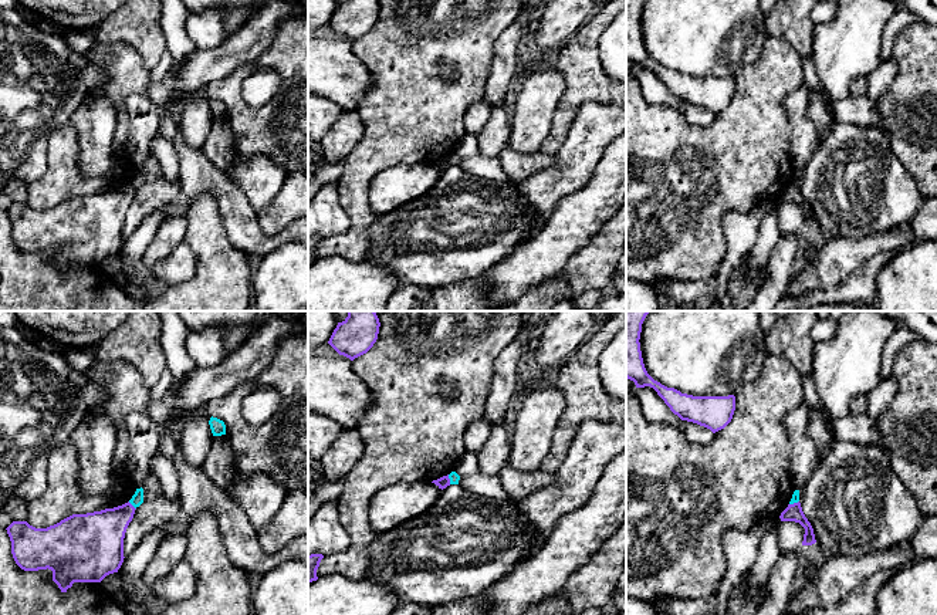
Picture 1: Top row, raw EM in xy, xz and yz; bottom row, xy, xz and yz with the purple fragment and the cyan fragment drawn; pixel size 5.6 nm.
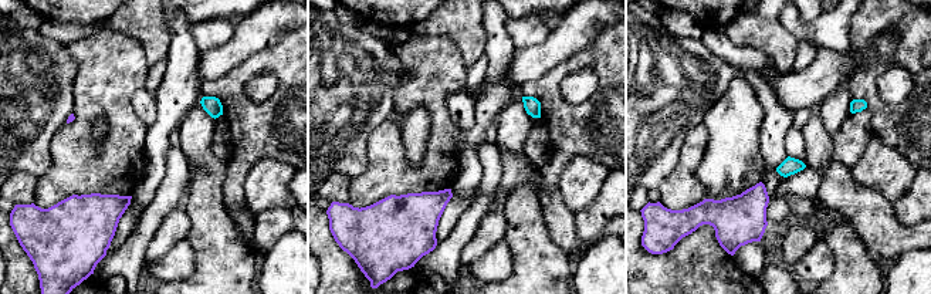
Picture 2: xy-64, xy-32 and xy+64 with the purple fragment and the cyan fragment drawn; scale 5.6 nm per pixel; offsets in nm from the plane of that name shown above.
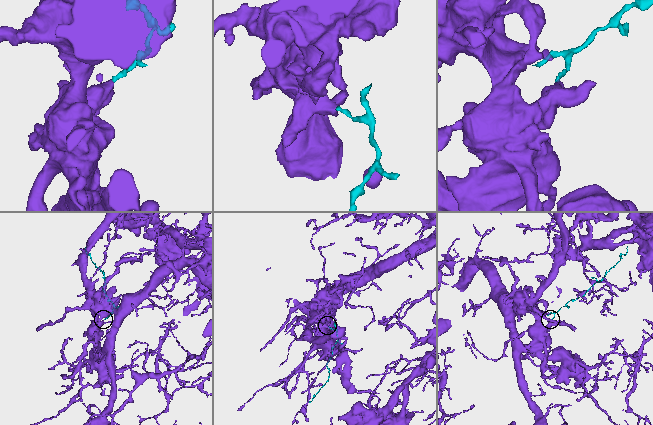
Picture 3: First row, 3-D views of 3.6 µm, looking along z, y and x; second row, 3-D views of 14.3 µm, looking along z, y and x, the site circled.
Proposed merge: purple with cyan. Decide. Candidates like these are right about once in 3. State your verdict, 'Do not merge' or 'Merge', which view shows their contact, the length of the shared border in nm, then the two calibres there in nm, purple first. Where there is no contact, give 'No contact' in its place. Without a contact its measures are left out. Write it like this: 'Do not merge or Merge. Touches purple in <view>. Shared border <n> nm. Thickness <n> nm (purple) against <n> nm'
Merge. Touches purple in xy. Shared border 60 nm. Thickness 280 nm (purple) against 70 nm

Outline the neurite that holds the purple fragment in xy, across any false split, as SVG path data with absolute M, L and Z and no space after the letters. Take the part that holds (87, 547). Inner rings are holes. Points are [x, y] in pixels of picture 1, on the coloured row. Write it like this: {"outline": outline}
{"outline": "M143 489L118 507L72 514L47 528L13 521L6 530L16 564L24 571L51 570L61 592L74 582L101 582L124 562L124 538Z"}

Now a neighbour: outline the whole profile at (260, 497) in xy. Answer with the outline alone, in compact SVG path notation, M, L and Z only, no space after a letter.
M237 470L224 491L233 496L256 530L268 524L288 494L288 489L267 474L253 473L241 477Z

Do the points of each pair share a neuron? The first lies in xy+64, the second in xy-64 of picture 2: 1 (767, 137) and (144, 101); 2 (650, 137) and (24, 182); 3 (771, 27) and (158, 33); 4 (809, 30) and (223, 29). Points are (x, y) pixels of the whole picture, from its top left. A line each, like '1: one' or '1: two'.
1: one
2: two
3: one
4: one

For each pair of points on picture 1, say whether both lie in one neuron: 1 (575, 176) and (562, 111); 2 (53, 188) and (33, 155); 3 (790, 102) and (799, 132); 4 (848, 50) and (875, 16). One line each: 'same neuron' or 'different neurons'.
1: different neurons
2: different neurons
3: same neuron
4: same neuron

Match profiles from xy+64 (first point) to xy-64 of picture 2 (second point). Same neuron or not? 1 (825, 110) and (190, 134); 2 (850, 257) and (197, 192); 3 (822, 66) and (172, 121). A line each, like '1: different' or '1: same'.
1: same
2: same
3: different

